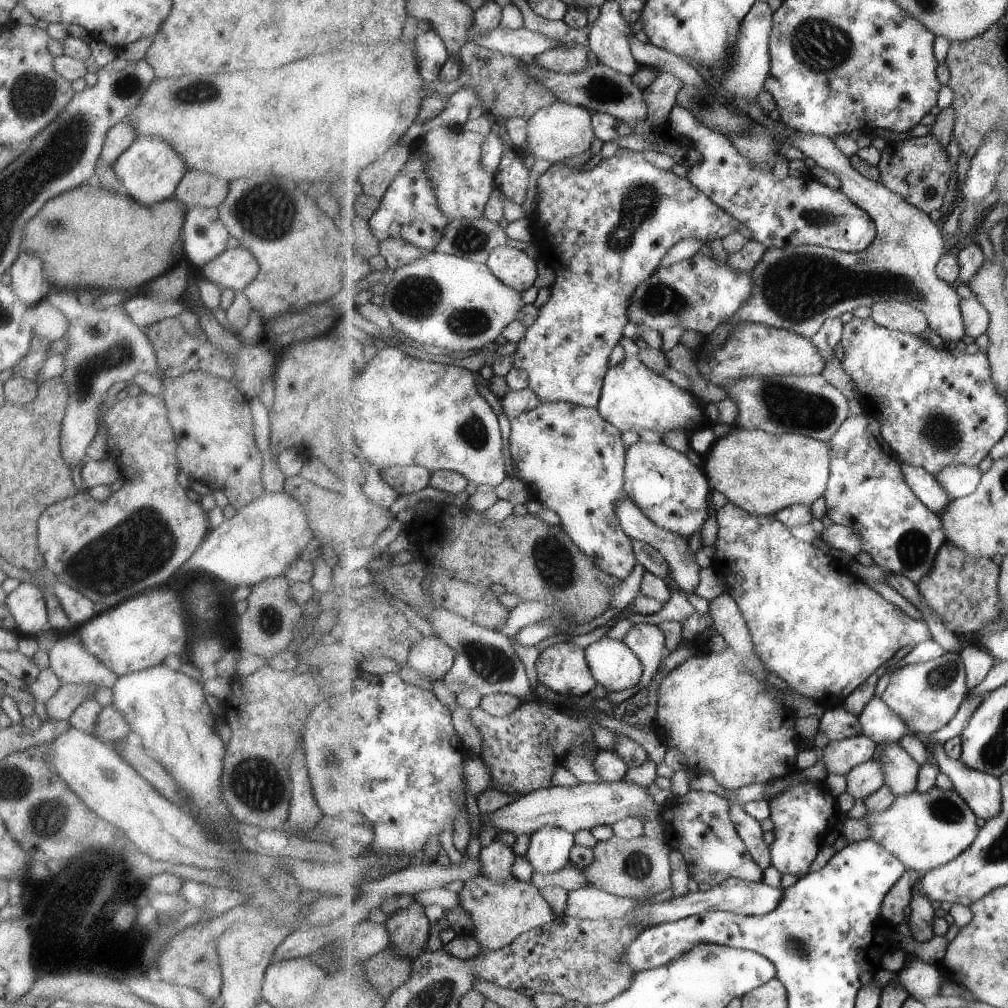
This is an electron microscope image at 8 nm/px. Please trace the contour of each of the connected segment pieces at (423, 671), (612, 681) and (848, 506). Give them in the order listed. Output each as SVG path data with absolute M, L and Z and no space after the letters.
M425 637L410 650L409 666L423 679L443 680L454 667L455 650L439 637Z
M606 634L586 647L586 651L587 660L598 684L608 688L611 693L615 691L621 692L625 688L637 686L639 680L642 679L644 664L639 655L635 654L635 651L631 650L631 647L624 640L613 639Z
M868 411L851 415L827 444L832 456L831 476L824 494L827 516L833 524L847 525L857 531L862 536L864 551L874 563L889 573L908 576L916 584L931 570L939 549L946 543L946 534L939 514L923 504L907 484L902 461L883 438L881 421Z

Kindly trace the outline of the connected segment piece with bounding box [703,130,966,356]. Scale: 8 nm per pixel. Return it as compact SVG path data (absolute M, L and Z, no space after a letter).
M795 130L794 135L787 140L778 136L776 139L781 140L781 144L796 147L817 165L834 173L841 180L842 191L877 221L877 236L867 250L858 253L838 251L823 245L767 249L763 260L750 274L754 285L752 295L731 318L707 336L704 356L723 346L734 326L740 322L768 324L810 339L821 330L828 318L843 316L858 306L871 308L877 303L899 300L926 313L930 329L941 343L952 347L959 342L966 335L961 298L955 288L938 275L938 264L948 244L943 230L939 230L929 214L909 204L883 182L866 178L862 169L855 168L852 160L837 148L832 137Z

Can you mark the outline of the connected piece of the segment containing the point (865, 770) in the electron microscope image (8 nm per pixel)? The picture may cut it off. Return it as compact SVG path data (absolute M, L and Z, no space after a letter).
M868 760L857 765L847 776L847 791L856 799L865 800L886 785L882 760Z

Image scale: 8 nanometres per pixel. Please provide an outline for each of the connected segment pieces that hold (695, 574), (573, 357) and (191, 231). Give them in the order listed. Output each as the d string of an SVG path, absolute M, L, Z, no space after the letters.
M629 498L623 499L618 504L616 513L622 527L631 538L643 540L643 542L648 543L663 553L664 558L671 564L671 577L675 580L675 585L678 586L679 590L696 594L696 588L700 583L700 570L702 568L697 564L697 558L695 558L695 554L693 554L693 550L689 546L689 539L655 524L643 512L643 509L639 508L639 505L636 505L635 501Z
M632 151L627 156L612 156L606 160L601 160L592 170L581 171L578 167L570 167L563 163L552 163L549 168L538 176L536 179L537 194L533 219L535 222L535 236L533 243L537 247L539 259L545 259L551 268L555 269L556 281L551 288L549 300L540 307L541 314L533 326L527 328L527 334L517 344L518 350L514 354L514 364L530 372L530 387L539 395L543 403L554 403L565 401L574 405L584 406L587 408L597 408L599 401L602 399L602 388L607 373L609 372L610 356L613 349L620 343L623 338L623 328L630 321L628 317L629 301L643 282L650 278L665 258L665 254L681 240L695 236L705 243L713 240L725 240L730 234L737 231L739 221L726 210L723 210L715 201L711 200L707 193L699 190L687 176L681 176L663 170L649 164L640 152Z
M191 207L185 210L179 238L189 266L201 268L225 250L229 237L217 207Z

